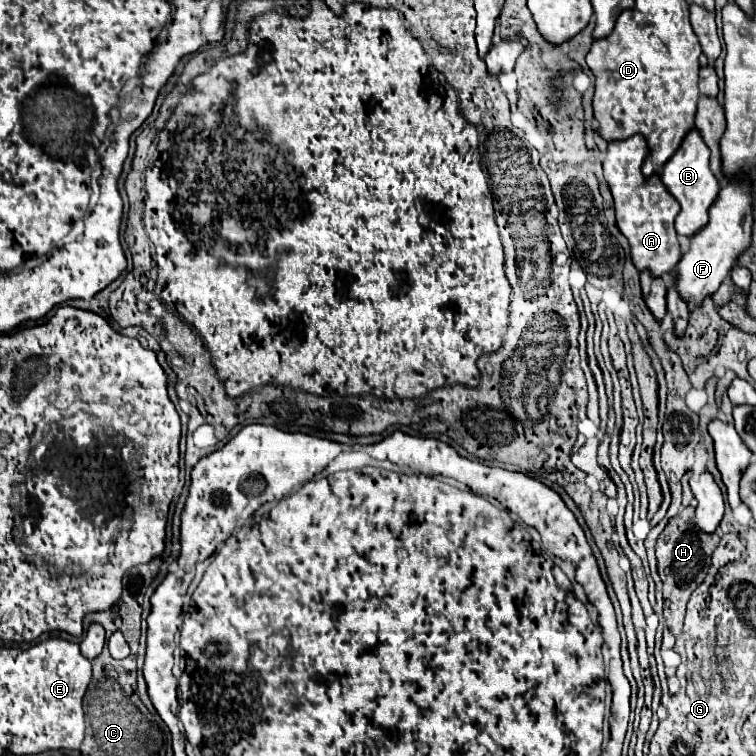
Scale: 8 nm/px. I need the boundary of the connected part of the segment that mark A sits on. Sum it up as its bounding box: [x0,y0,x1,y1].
[603,135,681,277]

